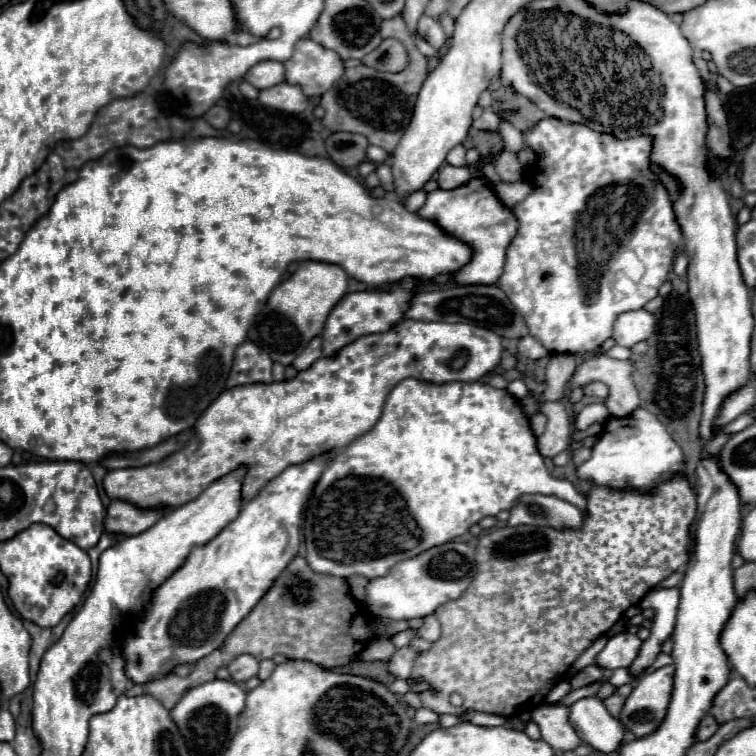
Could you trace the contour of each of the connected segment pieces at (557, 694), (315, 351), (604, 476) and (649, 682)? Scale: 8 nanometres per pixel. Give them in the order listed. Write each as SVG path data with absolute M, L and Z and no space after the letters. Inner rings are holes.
M562 680L562 682L558 682L554 688L552 688L552 692L548 694L548 698L546 698L546 702L556 702L556 700L560 700L562 696L566 696L568 692L572 690L572 686L570 686L570 682L566 682L566 680Z
M314 338L306 348L304 352L292 362L292 366L302 372L302 370L308 370L318 358L322 358L322 340L320 338Z
M638 408L628 418L610 418L592 446L592 456L588 462L580 464L576 474L594 484L604 484L610 488L636 488L648 490L656 482L680 474L684 470L684 452L672 440L664 424L650 412Z
M664 666L642 676L636 682L632 694L626 698L618 720L634 736L642 738L650 734L664 718L672 692L672 674L674 666Z

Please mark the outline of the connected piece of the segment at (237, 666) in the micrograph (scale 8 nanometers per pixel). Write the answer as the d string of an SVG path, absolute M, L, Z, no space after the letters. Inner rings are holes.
M240 654L228 664L228 672L234 682L246 682L248 678L258 674L258 660L250 654Z

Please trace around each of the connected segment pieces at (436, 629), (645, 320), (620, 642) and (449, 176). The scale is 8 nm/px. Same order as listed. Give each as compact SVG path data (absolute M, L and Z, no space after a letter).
M430 614L424 618L424 624L418 628L416 634L428 642L434 642L436 638L440 638L440 622Z
M640 308L640 310L628 312L628 314L620 314L620 318L616 320L612 338L616 340L616 344L632 348L634 344L638 344L642 340L648 340L654 332L654 326L656 326L654 314Z
M628 632L616 634L608 640L604 650L594 658L594 664L604 670L628 668L638 656L640 646L642 646L642 640L636 634L628 634Z
M444 164L438 170L438 184L442 190L454 190L460 186L466 186L470 182L470 172L466 168L456 168L450 164Z

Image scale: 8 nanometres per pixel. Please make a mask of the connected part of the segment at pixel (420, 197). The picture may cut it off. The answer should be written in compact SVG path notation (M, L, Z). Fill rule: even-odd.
M416 192L416 194L410 194L406 200L406 208L410 210L410 212L418 212L420 208L422 208L422 204L426 202L426 192Z

